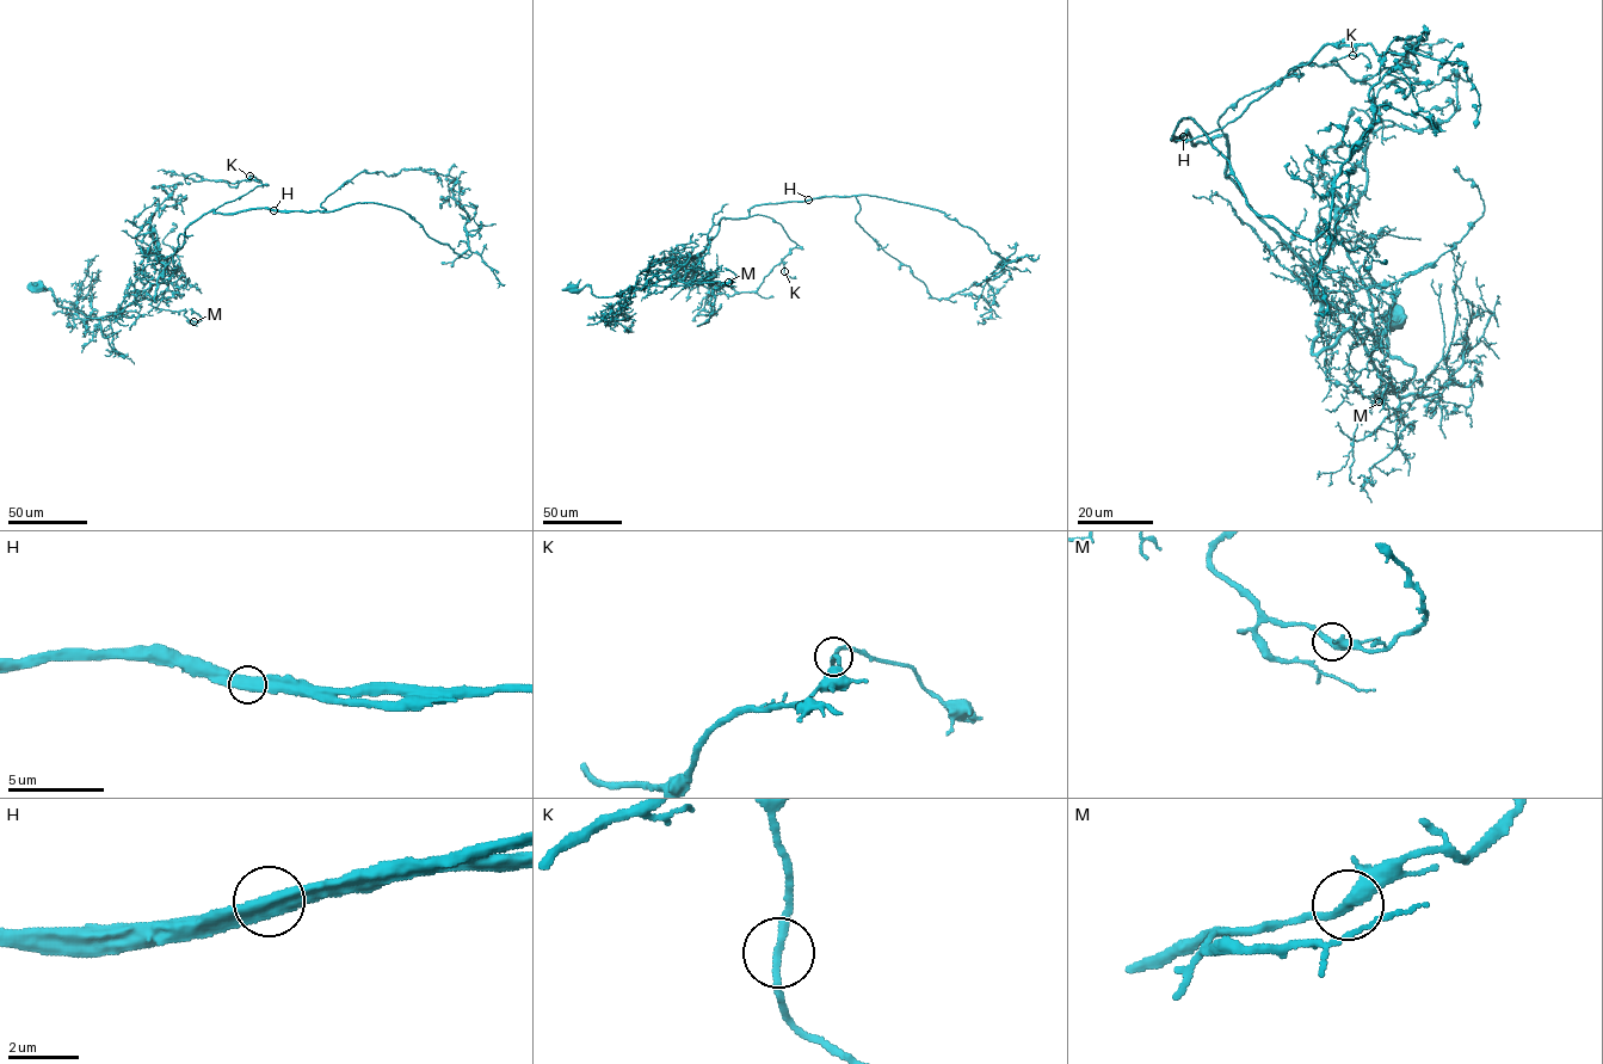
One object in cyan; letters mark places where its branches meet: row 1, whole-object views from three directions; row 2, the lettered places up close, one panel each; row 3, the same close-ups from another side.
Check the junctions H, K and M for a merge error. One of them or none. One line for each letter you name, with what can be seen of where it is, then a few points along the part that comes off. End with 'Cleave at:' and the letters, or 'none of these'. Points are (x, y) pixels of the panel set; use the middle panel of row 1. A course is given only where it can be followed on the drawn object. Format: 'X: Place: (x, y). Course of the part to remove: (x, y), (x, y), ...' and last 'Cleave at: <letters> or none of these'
H: Place: (808, 200). Course of the part to remove: (808, 200), (826, 195)
Cleave at: H

